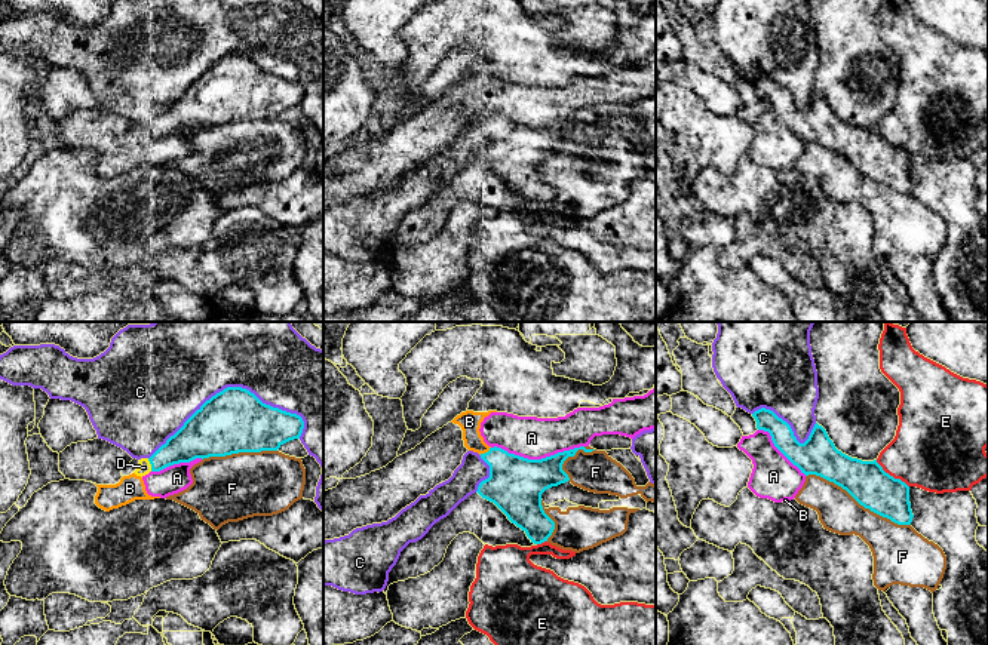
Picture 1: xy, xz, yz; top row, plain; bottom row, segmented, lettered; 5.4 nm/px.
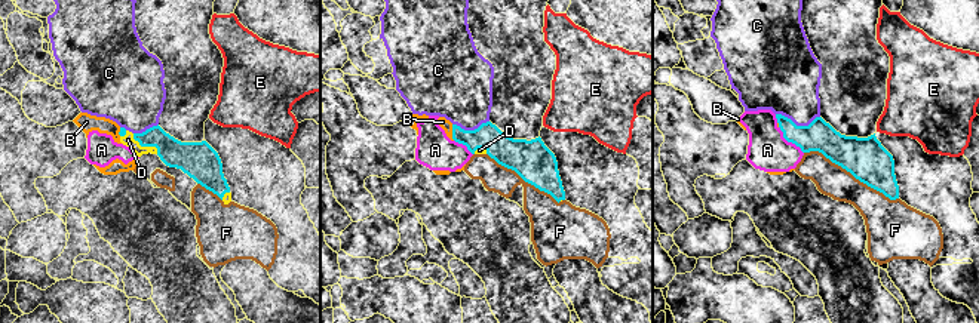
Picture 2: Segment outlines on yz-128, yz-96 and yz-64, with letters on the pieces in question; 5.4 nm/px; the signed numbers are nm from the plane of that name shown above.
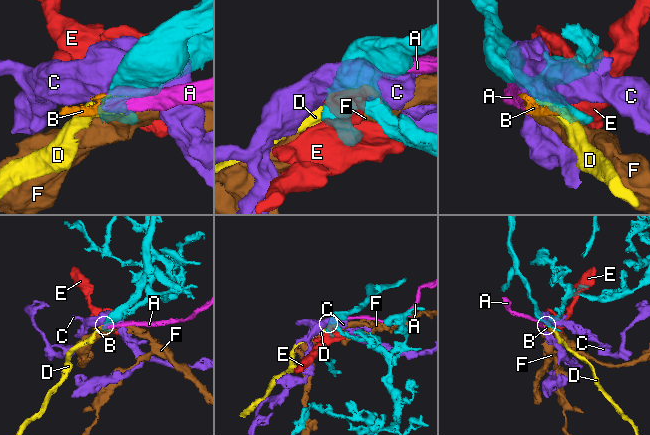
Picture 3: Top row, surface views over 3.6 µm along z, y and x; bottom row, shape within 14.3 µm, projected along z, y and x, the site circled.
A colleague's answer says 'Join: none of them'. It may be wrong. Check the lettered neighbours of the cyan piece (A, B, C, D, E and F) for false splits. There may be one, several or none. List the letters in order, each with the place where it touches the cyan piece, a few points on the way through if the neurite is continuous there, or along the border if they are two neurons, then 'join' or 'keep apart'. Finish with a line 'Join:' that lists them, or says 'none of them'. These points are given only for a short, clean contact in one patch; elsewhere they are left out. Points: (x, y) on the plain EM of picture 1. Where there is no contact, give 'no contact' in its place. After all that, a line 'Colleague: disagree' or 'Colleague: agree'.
A: xz (537, 128) | keep apart
B: xz (485, 120) | keep apart
C: xy (227, 55) | keep apart
D: xy (150, 131) | join
E: yz (892, 144) | keep apart
F: yz (858, 169) | keep apart
Join: D
Colleague: disagree

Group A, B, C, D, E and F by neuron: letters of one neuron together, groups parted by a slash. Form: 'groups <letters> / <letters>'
groups A B / C / D / E / F

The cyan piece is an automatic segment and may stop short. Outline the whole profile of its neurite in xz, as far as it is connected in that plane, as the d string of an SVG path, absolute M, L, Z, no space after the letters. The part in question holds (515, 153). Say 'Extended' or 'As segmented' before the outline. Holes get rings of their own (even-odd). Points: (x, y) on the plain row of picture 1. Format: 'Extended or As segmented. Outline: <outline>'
As segmented. Outline: M497 114L490 116L481 122L490 133L490 145L479 151L476 160L494 171L531 211L541 212L555 197L555 190L543 178L541 162L570 148L562 132L579 117L595 119L580 114L541 128L528 128Z

